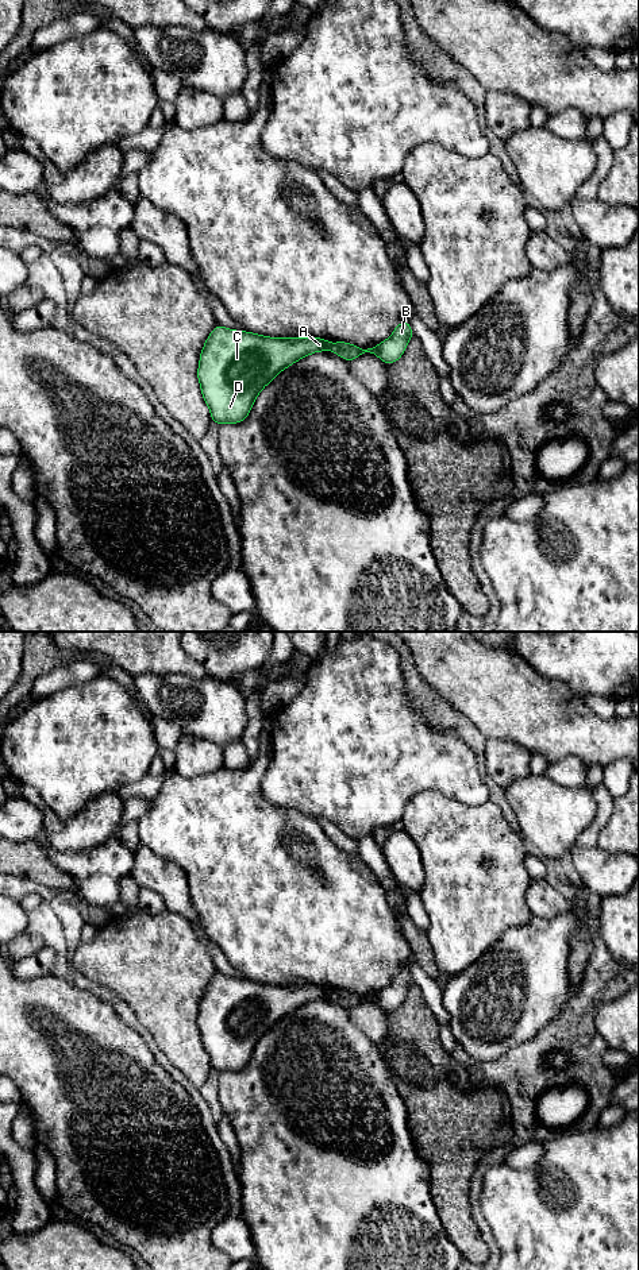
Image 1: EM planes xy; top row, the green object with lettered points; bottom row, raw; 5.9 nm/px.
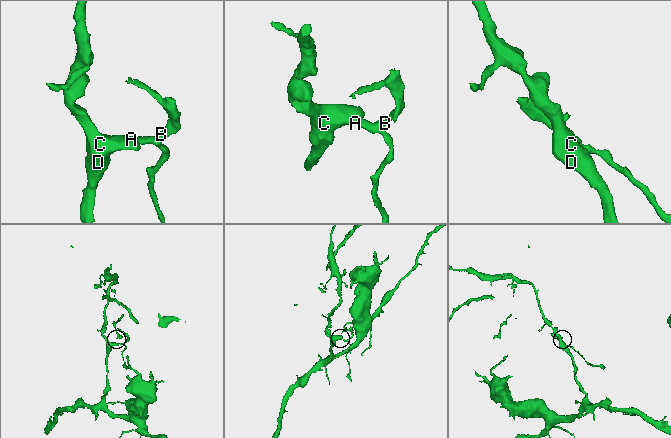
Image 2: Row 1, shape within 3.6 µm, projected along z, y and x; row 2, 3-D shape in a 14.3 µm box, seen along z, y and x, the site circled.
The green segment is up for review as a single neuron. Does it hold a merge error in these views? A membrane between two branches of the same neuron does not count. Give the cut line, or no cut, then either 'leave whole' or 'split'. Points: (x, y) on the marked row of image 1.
xy (331, 344), (333, 348) | split

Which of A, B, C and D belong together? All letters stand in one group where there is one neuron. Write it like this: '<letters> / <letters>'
A C D / B

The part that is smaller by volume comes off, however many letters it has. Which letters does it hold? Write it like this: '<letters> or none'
B

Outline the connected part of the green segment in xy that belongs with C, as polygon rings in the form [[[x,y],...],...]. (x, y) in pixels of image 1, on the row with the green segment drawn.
[[[218,324],[201,350],[197,371],[201,394],[209,408],[212,422],[222,425],[243,421],[257,395],[277,374],[304,356],[331,350],[332,343],[322,337],[267,337],[227,329]]]

